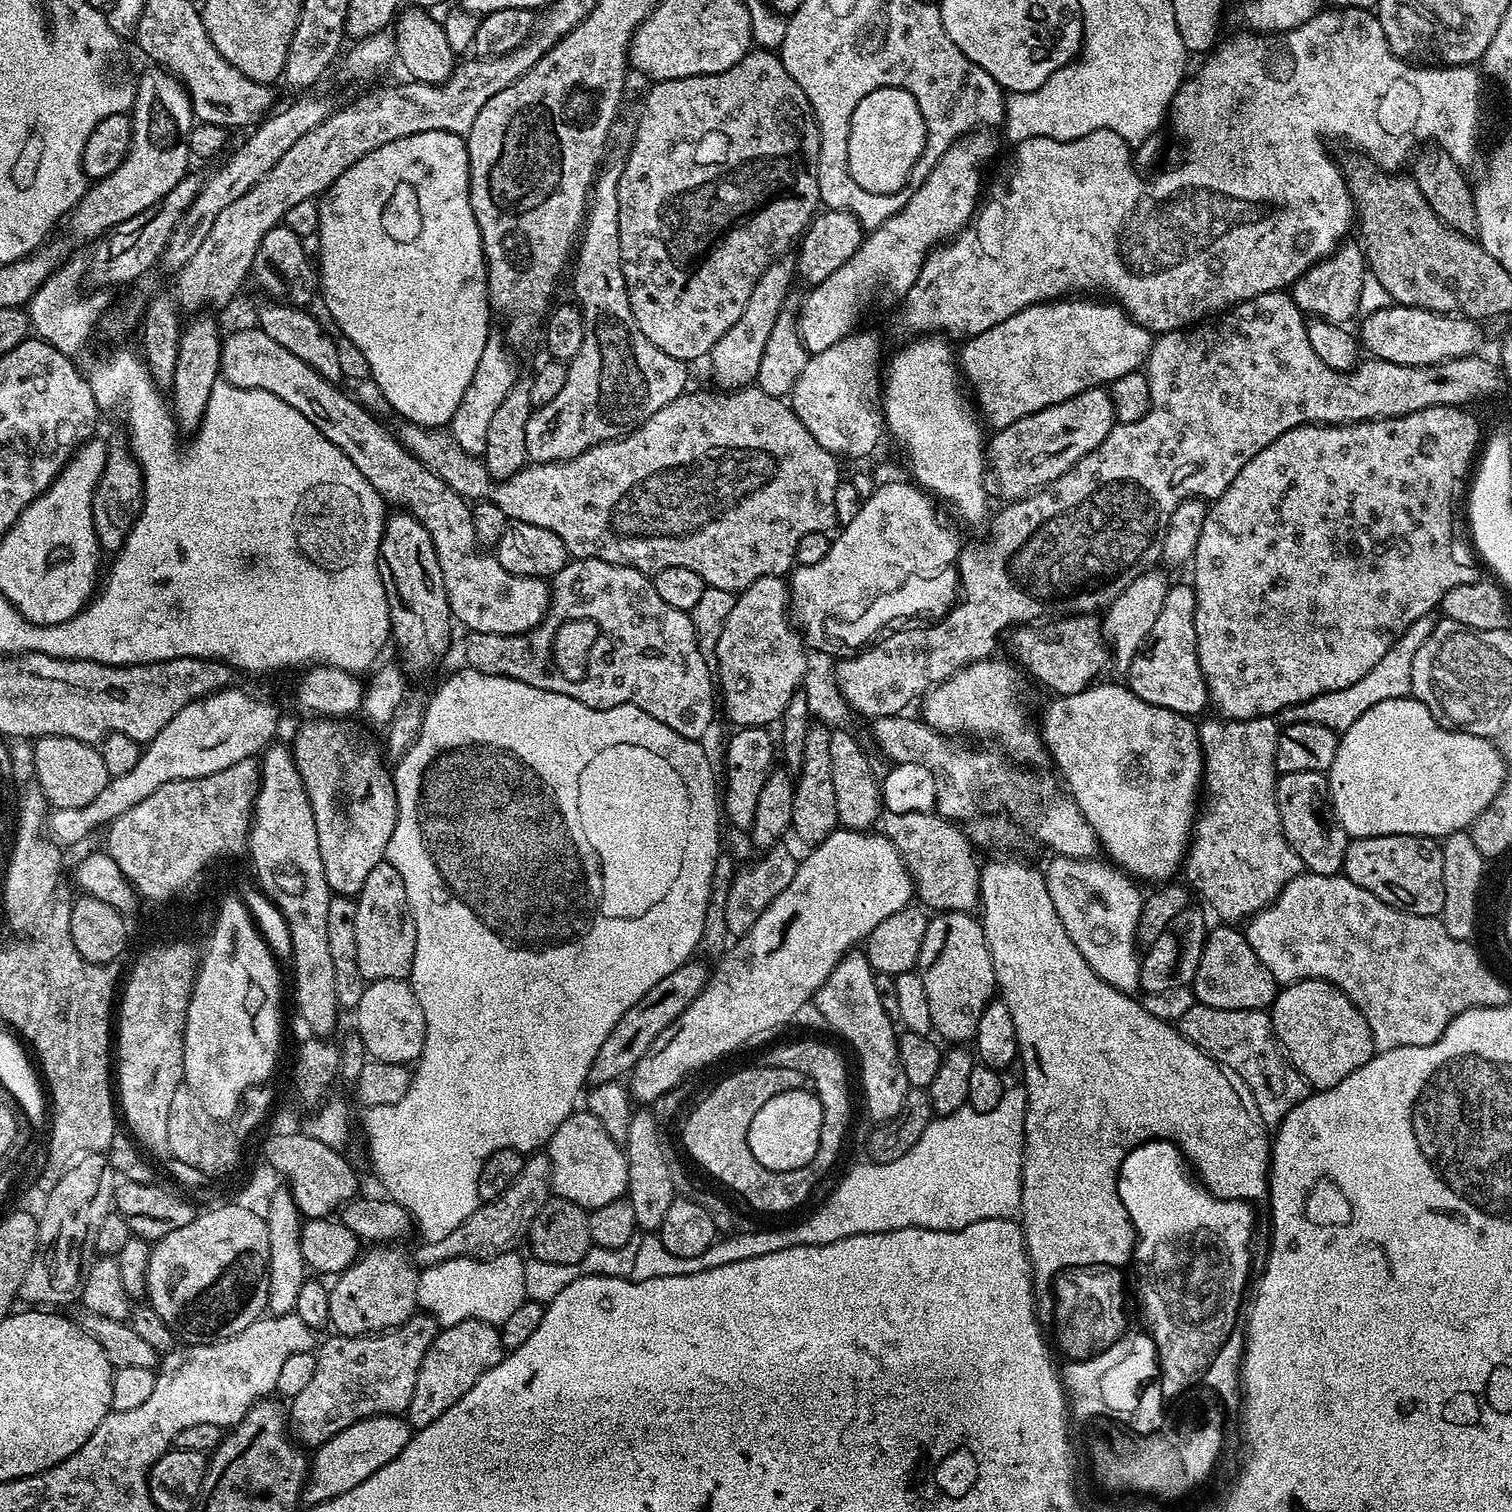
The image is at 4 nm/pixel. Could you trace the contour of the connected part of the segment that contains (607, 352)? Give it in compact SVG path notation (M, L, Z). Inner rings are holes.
M631 127L621 130L620 141L613 148L611 145L591 183L582 235L574 252L576 265L572 268L572 292L584 319L582 350L567 365L562 390L550 402L533 410L526 422L526 454L533 464L559 464L608 440L627 436L646 418L658 414L662 406L684 395L689 387L689 365L662 354L638 330L630 310L618 242L618 178L622 178L632 134Z

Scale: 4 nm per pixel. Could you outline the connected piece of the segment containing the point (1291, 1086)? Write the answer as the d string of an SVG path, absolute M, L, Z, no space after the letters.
M1192 1002L1180 1015L1178 1027L1189 1042L1201 1048L1241 1085L1244 1083L1248 1087L1247 1099L1261 1125L1280 1124L1286 1114L1290 1114L1290 1110L1309 1095L1310 1085L1301 1078L1296 1067L1288 1063L1273 1033L1272 1018L1267 1011L1218 1010Z

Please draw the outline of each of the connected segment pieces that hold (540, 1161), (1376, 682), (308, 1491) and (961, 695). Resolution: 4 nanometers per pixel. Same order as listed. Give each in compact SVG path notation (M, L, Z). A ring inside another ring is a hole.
M532 1154L522 1166L522 1174L510 1182L510 1186L498 1198L481 1203L480 1207L453 1230L446 1238L424 1240L414 1251L414 1263L417 1269L438 1266L438 1262L446 1262L450 1258L469 1256L475 1260L489 1260L507 1252L515 1252L525 1243L530 1222L542 1210L542 1206L550 1198L550 1162L547 1155ZM520 1244L520 1245L519 1245Z
M1432 614L1418 618L1418 622L1409 626L1396 639L1394 646L1390 646L1390 650L1386 650L1382 662L1378 662L1378 666L1374 666L1374 670L1370 670L1370 674L1358 678L1358 682L1354 682L1354 686L1327 692L1318 698L1282 710L1278 713L1279 723L1281 725L1295 724L1297 720L1314 722L1318 726L1326 726L1333 732L1342 734L1350 726L1354 726L1354 722L1358 722L1358 718L1362 718L1362 714L1366 714L1366 710L1370 710L1370 706L1378 706L1378 702L1386 702L1390 698L1408 696L1412 690L1410 670L1414 670L1414 654L1418 654L1422 642L1426 642L1429 634L1436 629L1437 623L1437 617Z
M403 1415L371 1416L350 1425L342 1430L342 1434L334 1434L334 1438L315 1449L311 1457L302 1493L303 1503L308 1506L321 1504L330 1498L338 1498L338 1494L346 1494L346 1490L354 1490L354 1486L358 1486L358 1482L366 1482L374 1470L382 1470L386 1462L398 1458L412 1434L413 1429Z
M989 658L970 664L954 673L949 680L944 680L924 693L922 719L949 738L960 738L963 732L968 736L989 736L1001 744L999 747L1009 757L1013 756L1013 761L1024 766L1036 766L1040 759L1045 759L1044 742L1040 739L1037 725L1028 721L1028 712L1016 693L1016 676L1011 666L996 659Z

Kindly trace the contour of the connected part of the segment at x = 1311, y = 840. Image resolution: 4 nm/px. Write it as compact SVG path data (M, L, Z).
M1322 772L1283 773L1276 782L1276 801L1278 802L1278 814L1282 822L1284 837L1294 850L1294 854L1298 854L1301 865L1314 874L1337 875L1344 867L1346 846L1350 837L1330 811L1327 775Z

